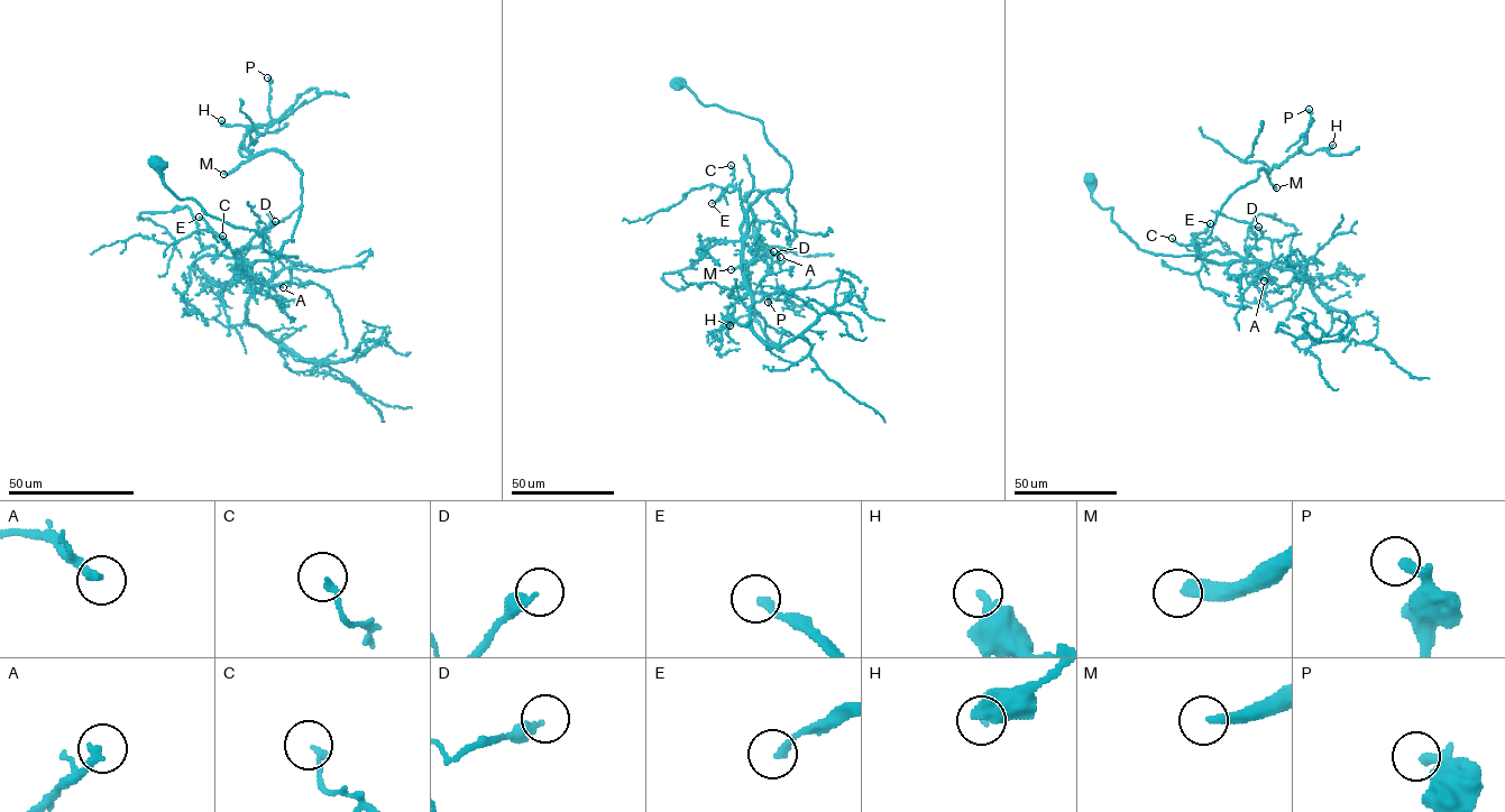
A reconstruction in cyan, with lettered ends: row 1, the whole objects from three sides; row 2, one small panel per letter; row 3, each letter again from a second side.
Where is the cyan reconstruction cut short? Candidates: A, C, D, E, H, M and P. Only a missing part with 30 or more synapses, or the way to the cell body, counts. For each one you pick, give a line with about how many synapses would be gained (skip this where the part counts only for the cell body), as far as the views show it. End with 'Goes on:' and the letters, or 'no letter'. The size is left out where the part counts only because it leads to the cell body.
E: about 120 synapses
M: about 200 synapses
Goes on: E, M

